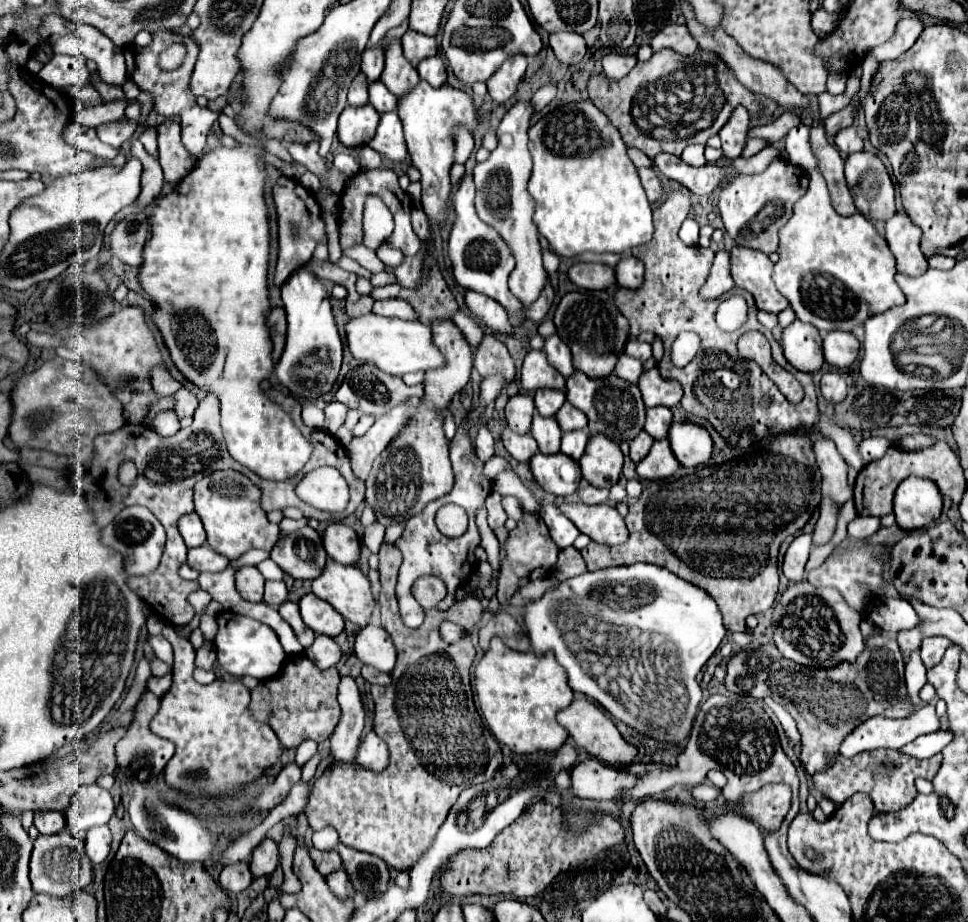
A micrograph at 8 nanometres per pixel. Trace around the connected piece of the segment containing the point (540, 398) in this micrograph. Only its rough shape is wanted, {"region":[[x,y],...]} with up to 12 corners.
{"region":[[551,388],[533,392],[537,412],[555,416],[565,392]]}

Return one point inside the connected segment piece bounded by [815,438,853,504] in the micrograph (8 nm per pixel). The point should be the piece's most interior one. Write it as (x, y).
(830, 462)

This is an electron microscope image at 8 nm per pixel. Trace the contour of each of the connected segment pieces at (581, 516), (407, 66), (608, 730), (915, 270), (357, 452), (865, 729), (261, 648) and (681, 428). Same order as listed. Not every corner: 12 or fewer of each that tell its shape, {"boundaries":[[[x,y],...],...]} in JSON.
{"boundaries":[[[561,504],[561,512],[593,542],[627,540],[611,504]],[[399,38],[385,46],[381,82],[395,96],[419,82]],[[589,698],[557,714],[577,746],[607,764],[629,764],[637,748]],[[901,212],[885,222],[885,240],[901,274],[919,276],[927,258],[921,228]],[[396,406],[347,446],[353,474],[367,480],[373,460],[409,424]],[[935,706],[909,718],[873,716],[853,728],[839,752],[895,748],[939,730]],[[217,616],[217,660],[235,678],[267,680],[285,652],[267,624]],[[673,422],[669,442],[683,466],[711,458],[709,432],[693,422]]]}

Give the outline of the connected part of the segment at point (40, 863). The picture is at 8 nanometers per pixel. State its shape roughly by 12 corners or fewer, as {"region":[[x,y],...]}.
{"region":[[69,830],[37,836],[35,892],[63,898],[91,884],[85,842]]}

